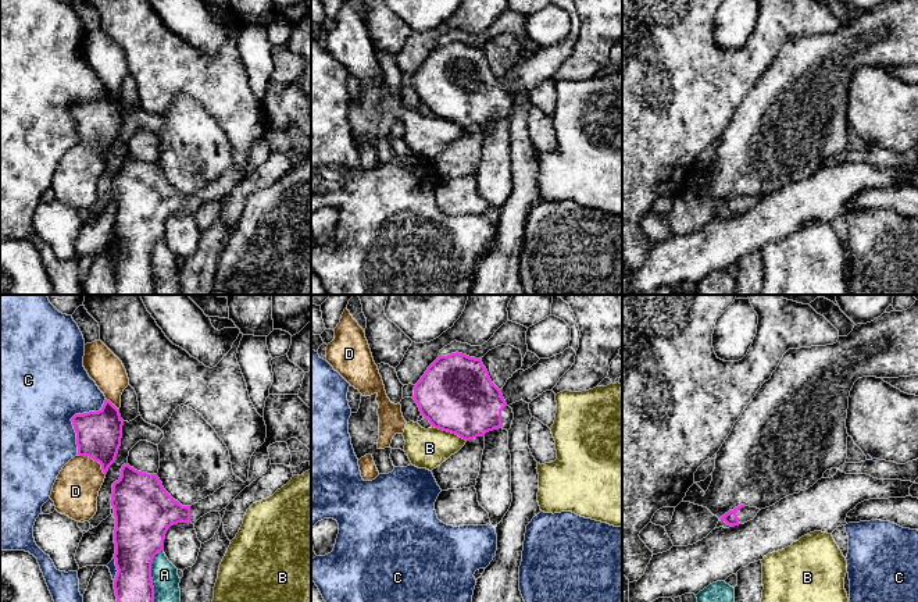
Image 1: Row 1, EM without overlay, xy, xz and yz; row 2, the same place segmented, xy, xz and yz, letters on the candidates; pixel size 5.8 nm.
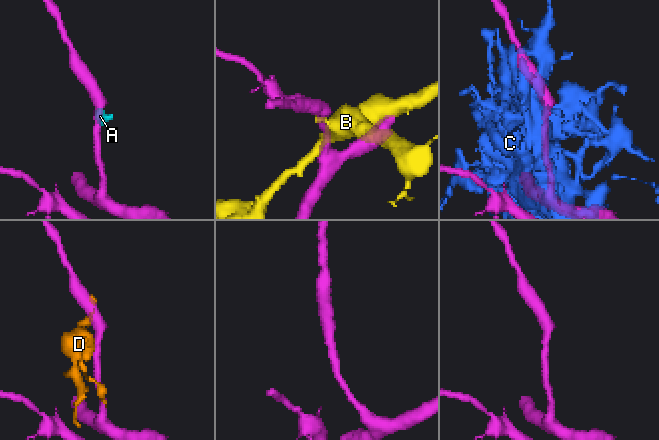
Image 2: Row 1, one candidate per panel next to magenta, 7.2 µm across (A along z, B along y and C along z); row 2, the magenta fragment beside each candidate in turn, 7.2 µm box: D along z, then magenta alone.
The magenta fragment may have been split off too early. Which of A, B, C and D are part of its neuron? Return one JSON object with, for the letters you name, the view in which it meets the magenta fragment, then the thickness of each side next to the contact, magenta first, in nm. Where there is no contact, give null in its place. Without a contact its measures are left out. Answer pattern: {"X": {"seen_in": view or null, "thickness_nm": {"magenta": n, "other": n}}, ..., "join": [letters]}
{"join": []}

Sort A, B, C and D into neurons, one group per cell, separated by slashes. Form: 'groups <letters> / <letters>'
groups A / B D / C

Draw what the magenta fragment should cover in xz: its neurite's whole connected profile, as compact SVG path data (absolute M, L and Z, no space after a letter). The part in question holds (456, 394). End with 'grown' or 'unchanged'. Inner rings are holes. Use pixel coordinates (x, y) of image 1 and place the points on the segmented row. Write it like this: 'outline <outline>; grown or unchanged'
outline M458 352L439 356L428 367L414 387L412 399L432 427L456 434L465 441L485 437L486 432L499 428L508 431L514 420L512 409L506 403L501 389L492 382L482 360Z; grown

